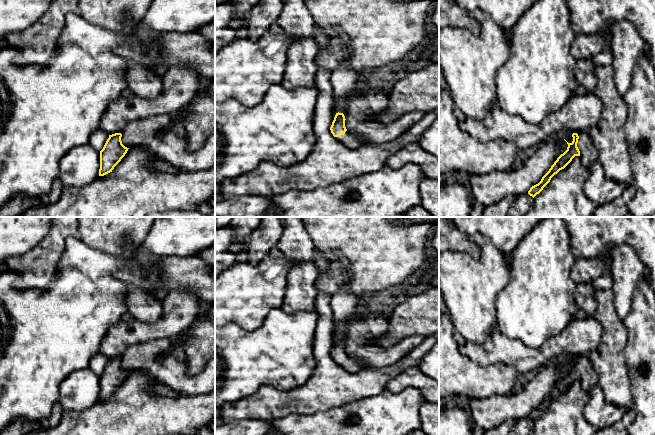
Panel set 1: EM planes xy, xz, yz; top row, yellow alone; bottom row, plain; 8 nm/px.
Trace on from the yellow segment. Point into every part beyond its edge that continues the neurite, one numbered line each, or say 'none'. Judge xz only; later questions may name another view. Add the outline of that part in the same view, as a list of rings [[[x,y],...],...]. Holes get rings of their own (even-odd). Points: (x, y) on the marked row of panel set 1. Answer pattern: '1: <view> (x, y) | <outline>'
1: xz (351, 141) | [[[348,130],[345,132],[344,135],[340,135],[338,137],[335,137],[337,141],[345,145],[346,147],[350,149],[357,149],[365,144],[368,143],[368,141],[363,140],[353,134],[351,134]]]

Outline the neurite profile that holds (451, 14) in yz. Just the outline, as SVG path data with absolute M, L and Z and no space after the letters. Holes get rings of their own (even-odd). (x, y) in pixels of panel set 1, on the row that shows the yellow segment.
M439 0L439 29L445 27L466 28L475 34L480 32L479 22L453 0Z

